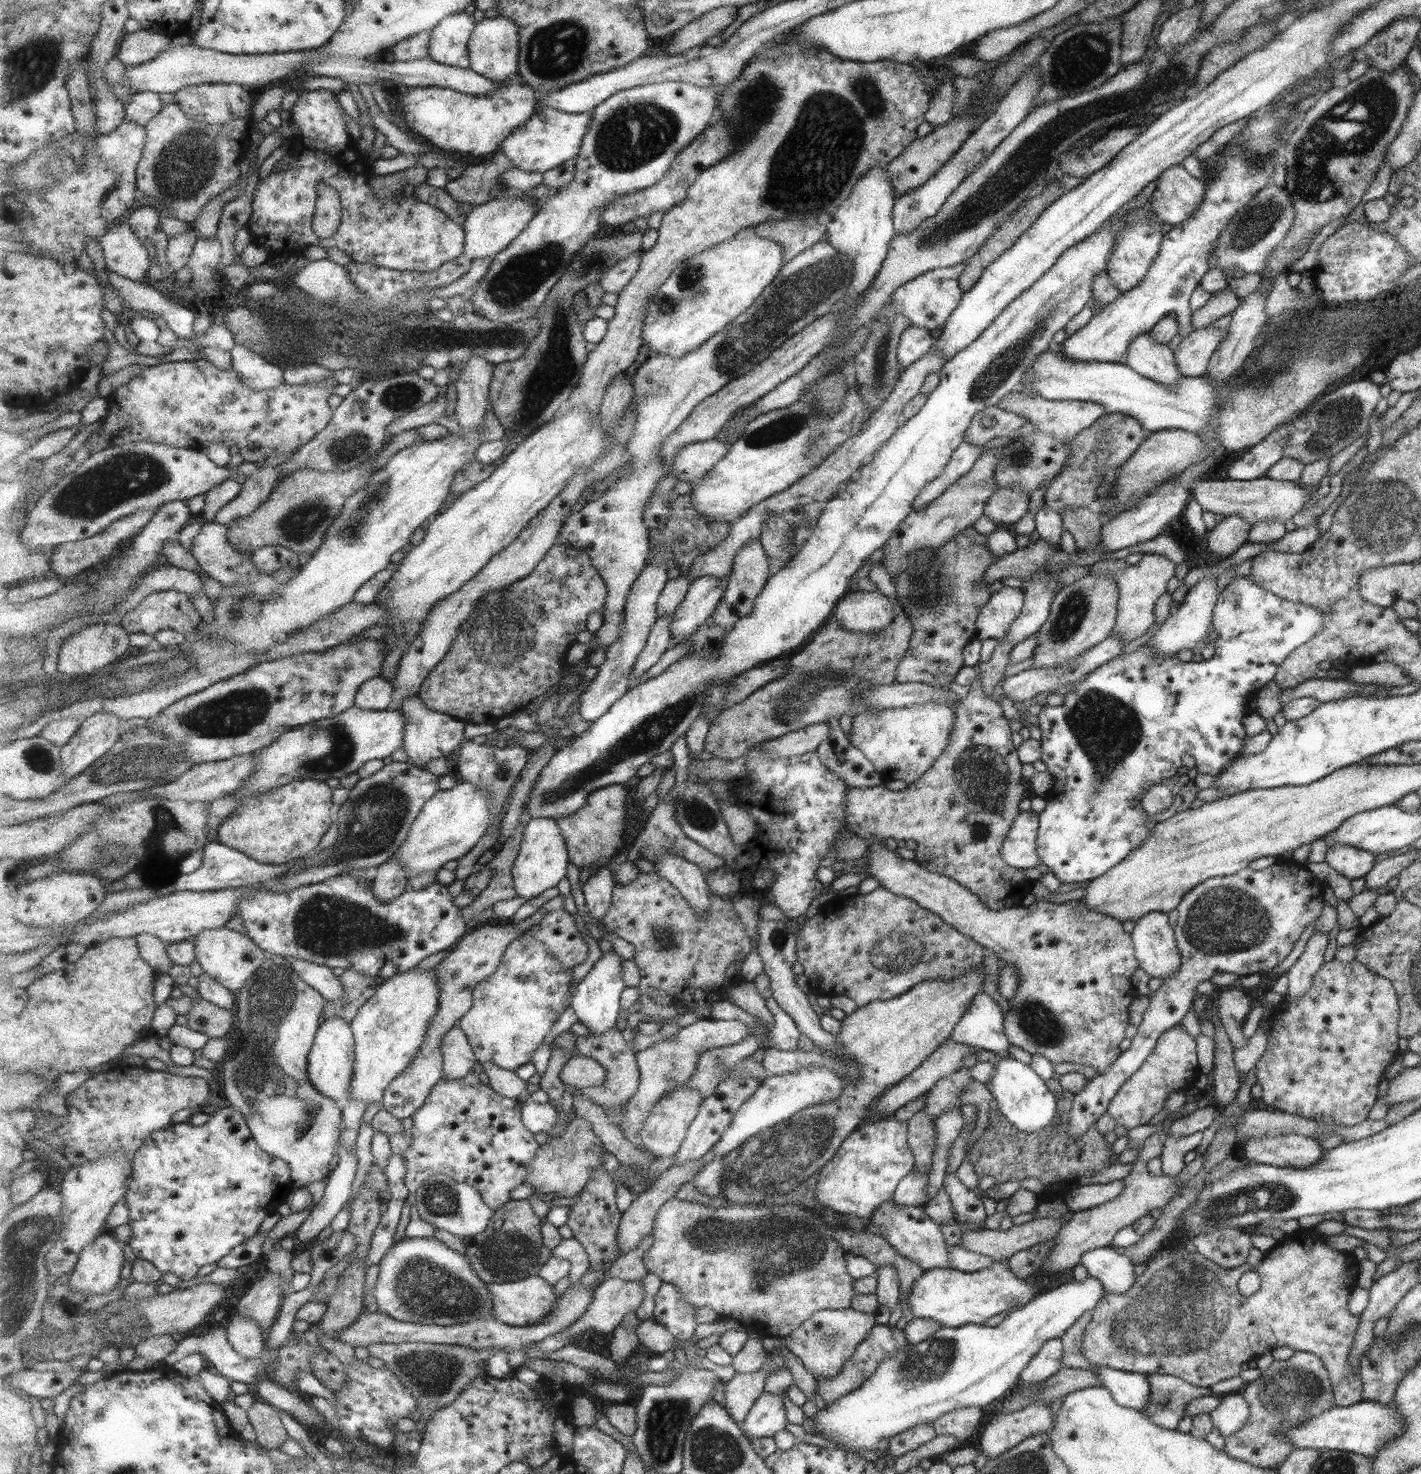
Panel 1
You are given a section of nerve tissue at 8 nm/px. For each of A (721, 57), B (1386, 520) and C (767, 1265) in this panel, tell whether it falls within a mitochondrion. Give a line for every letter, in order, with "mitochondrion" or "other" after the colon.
A: other
B: mitochondrion
C: mitochondrion

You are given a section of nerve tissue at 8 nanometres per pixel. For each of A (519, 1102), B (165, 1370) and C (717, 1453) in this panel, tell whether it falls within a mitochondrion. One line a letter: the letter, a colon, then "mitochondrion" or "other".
A: other
B: other
C: mitochondrion

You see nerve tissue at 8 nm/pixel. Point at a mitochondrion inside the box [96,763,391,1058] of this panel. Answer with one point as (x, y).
(155, 811)

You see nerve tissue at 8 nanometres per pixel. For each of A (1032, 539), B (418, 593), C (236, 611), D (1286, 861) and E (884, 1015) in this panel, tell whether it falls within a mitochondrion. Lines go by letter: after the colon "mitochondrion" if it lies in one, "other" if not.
A: other
B: other
C: mitochondrion
D: other
E: other

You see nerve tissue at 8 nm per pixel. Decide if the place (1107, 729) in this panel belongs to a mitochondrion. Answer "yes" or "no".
yes

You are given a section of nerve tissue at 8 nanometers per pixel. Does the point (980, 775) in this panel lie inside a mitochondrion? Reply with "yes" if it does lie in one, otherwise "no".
yes

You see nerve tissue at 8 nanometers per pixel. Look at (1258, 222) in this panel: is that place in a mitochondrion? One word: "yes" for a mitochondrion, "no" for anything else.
yes

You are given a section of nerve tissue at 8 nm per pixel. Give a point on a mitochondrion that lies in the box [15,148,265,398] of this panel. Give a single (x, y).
(91, 207)

